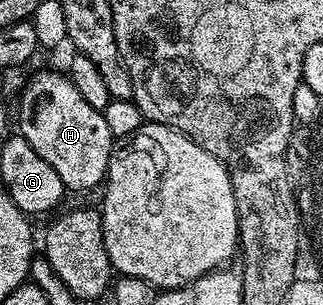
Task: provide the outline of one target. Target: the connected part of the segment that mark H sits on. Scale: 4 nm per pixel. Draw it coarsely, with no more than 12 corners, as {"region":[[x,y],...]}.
{"region":[[65,73],[27,84],[16,126],[67,191],[105,183],[116,140]]}

